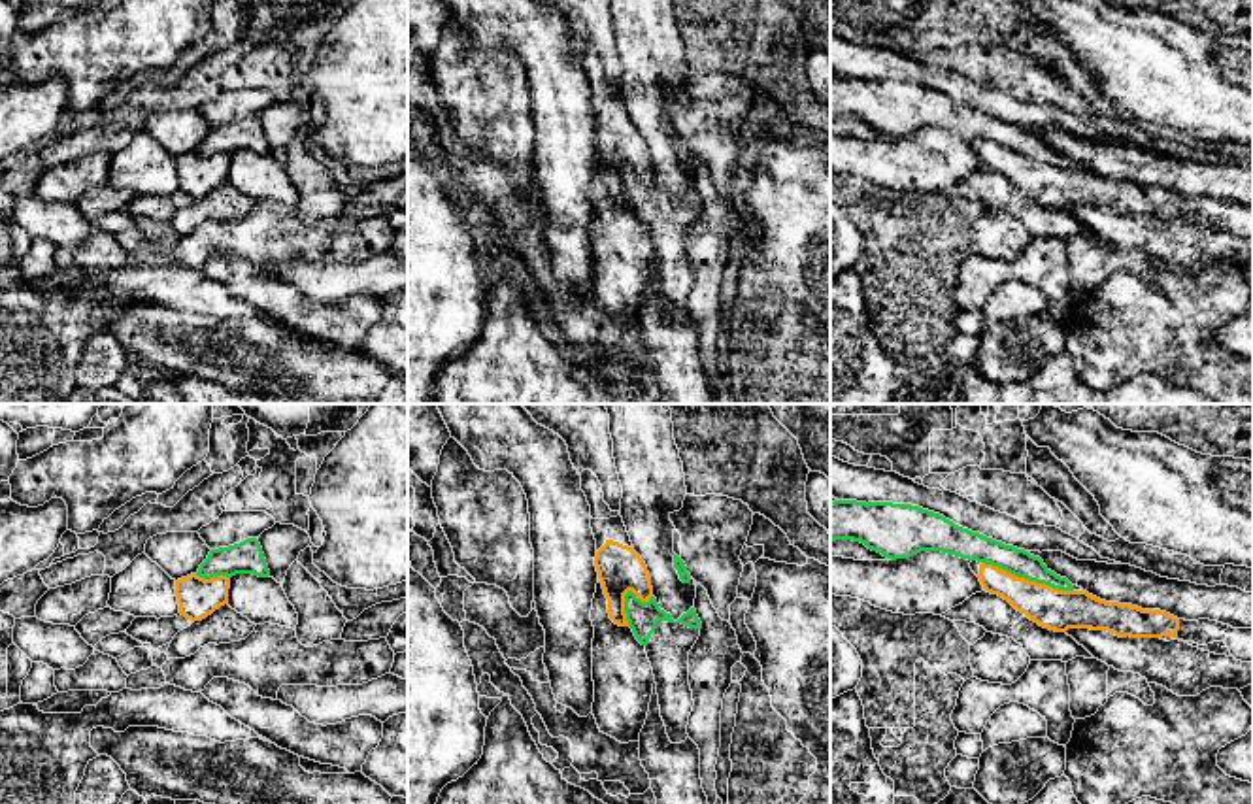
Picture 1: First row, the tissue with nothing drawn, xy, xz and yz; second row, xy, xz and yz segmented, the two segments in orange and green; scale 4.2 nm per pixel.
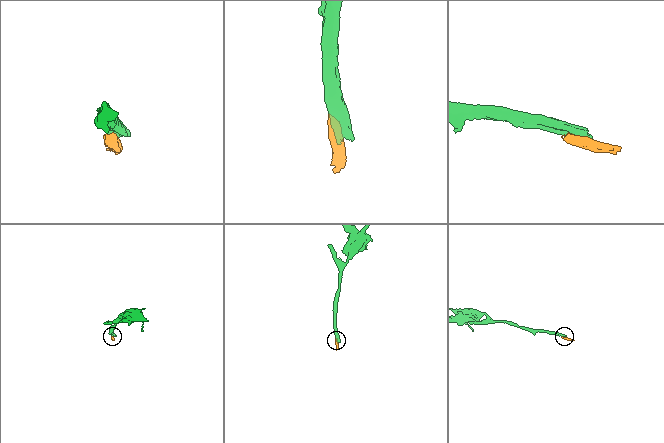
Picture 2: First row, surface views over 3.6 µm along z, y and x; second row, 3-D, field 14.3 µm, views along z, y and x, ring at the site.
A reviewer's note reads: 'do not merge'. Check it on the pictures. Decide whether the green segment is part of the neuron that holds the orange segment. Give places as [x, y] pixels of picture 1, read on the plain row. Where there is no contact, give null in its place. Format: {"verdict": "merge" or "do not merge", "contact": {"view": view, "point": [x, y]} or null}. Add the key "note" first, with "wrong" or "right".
{"note": "right", "verdict": "do not merge", "contact": {"view": "yz", "point": [1027, 157]}}

